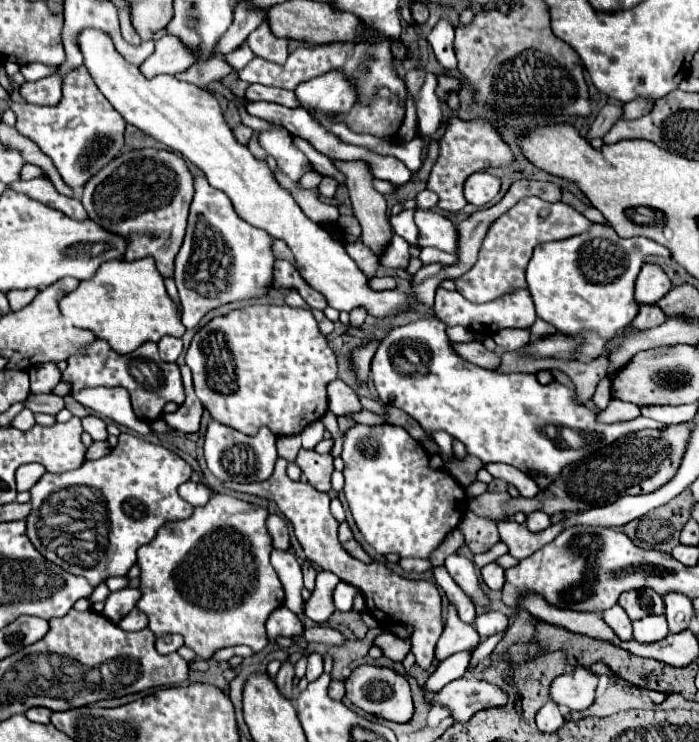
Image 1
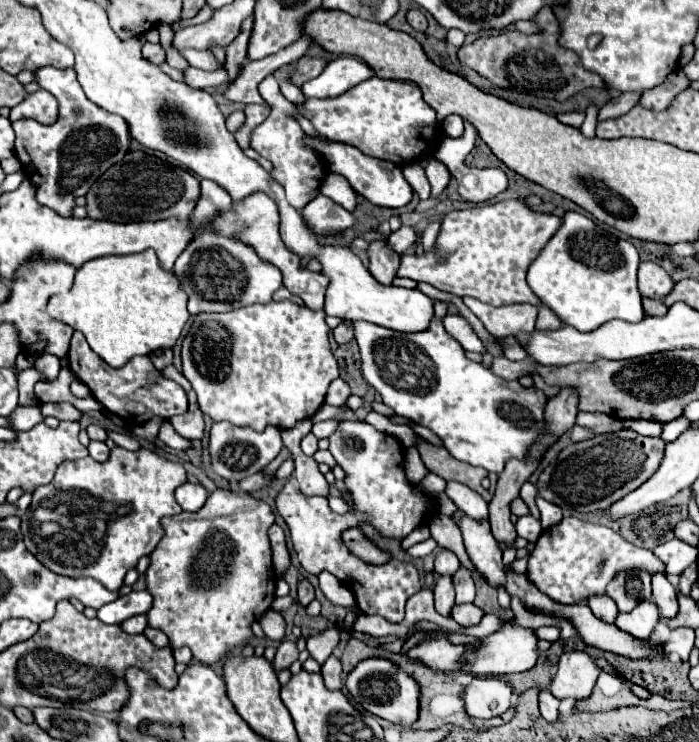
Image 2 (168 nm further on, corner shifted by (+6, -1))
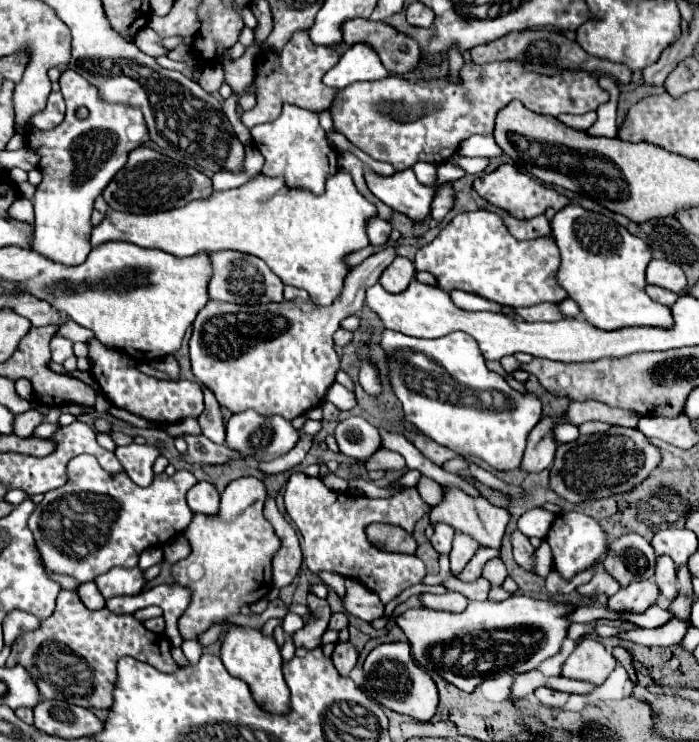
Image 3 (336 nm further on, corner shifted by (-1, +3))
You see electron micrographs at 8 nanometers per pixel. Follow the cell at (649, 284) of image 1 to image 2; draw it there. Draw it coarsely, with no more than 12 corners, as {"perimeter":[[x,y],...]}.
{"perimeter":[[641,262],[637,286],[643,298],[663,298],[673,280],[655,262]]}

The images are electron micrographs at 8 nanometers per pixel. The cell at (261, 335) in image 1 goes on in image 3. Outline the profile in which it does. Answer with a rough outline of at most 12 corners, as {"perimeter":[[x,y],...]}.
{"perimeter":[[394,256],[354,266],[328,308],[210,300],[194,376],[232,412],[294,420],[340,368],[332,334]]}

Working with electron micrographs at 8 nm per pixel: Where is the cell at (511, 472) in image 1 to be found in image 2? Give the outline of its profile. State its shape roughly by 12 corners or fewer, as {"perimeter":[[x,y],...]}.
{"perimeter":[[540,496],[535,501],[544,530],[558,524],[563,512]]}

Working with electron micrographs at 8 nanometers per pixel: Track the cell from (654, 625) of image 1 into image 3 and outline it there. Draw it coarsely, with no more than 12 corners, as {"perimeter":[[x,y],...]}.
{"perimeter":[[632,582],[608,602],[642,614],[658,600],[654,582]]}

